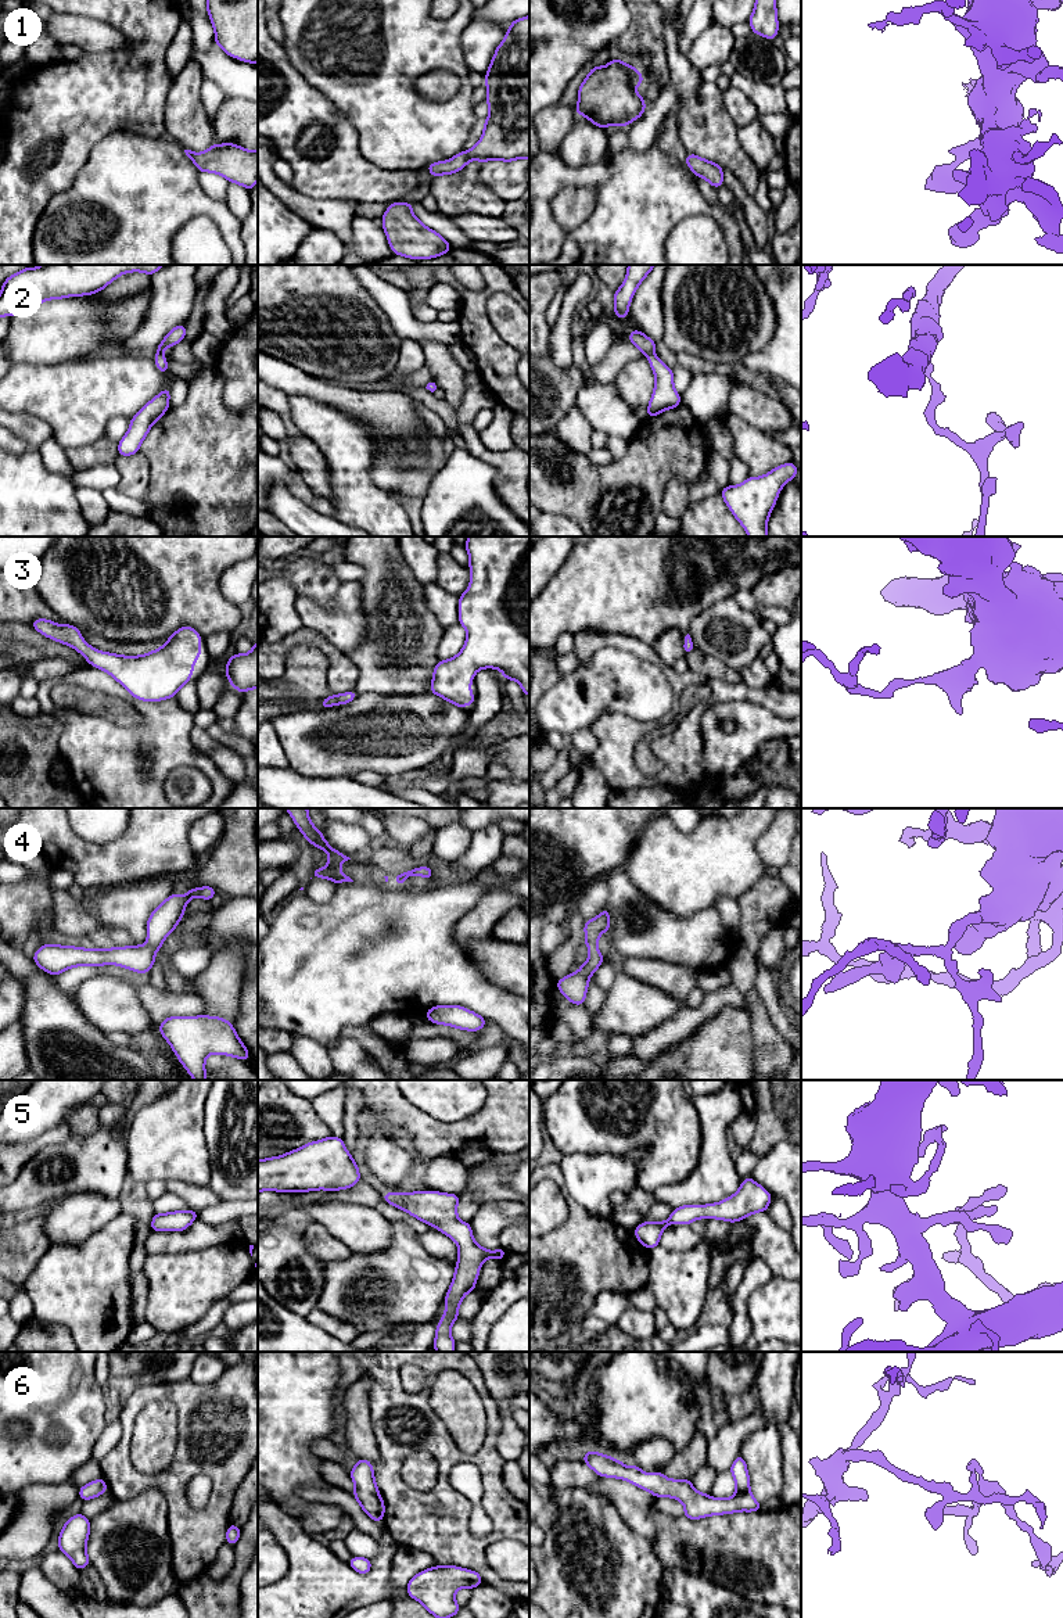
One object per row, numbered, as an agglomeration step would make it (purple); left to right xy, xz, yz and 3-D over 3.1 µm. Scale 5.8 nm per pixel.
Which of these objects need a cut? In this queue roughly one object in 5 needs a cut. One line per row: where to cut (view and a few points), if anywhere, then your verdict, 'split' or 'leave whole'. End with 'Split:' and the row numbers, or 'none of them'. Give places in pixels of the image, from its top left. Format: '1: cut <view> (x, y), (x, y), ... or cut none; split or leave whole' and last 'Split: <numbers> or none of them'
1: cut none; leave whole
2: cut none; leave whole
3: cut none; leave whole
4: cut none; leave whole
5: cut none; leave whole
6: cut none; leave whole
Split: none of them

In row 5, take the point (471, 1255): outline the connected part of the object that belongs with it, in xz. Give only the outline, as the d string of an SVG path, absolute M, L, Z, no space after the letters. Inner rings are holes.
M438 1191L388 1192L383 1194L381 1198L430 1227L437 1227L459 1246L455 1277L443 1301L446 1307L437 1324L432 1345L437 1352L455 1352L456 1342L450 1335L450 1327L459 1320L459 1306L464 1295L475 1289L481 1264L491 1258L502 1262L507 1251L499 1248L491 1252L474 1241L470 1223L460 1221L457 1217L456 1209L460 1197L456 1194Z

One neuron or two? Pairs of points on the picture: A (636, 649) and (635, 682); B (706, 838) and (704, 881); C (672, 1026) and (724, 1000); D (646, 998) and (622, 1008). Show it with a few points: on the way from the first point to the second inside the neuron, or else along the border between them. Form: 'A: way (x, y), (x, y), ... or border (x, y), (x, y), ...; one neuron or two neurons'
A: border (604, 648), (631, 652), (654, 663), (664, 674); two neurons
B: way (706, 849), (704, 870); one neuron
C: way (685, 1022), (700, 1015), (711, 1005); one neuron
D: way (640, 1004), (636, 1008), (628, 1008); one neuron

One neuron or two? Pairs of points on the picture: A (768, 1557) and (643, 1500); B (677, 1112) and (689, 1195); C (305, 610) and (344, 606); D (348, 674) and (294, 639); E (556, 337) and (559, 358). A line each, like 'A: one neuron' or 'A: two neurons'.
A: one neuron
B: two neurons
C: one neuron
D: one neuron
E: one neuron

